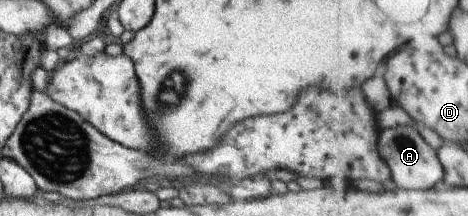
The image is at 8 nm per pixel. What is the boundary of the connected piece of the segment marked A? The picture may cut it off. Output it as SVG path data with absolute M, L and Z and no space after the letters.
M402 125L402 127L382 130L381 155L388 163L392 180L398 187L430 189L445 181L445 167L438 158L438 150L424 141L424 137L418 133L415 126Z

